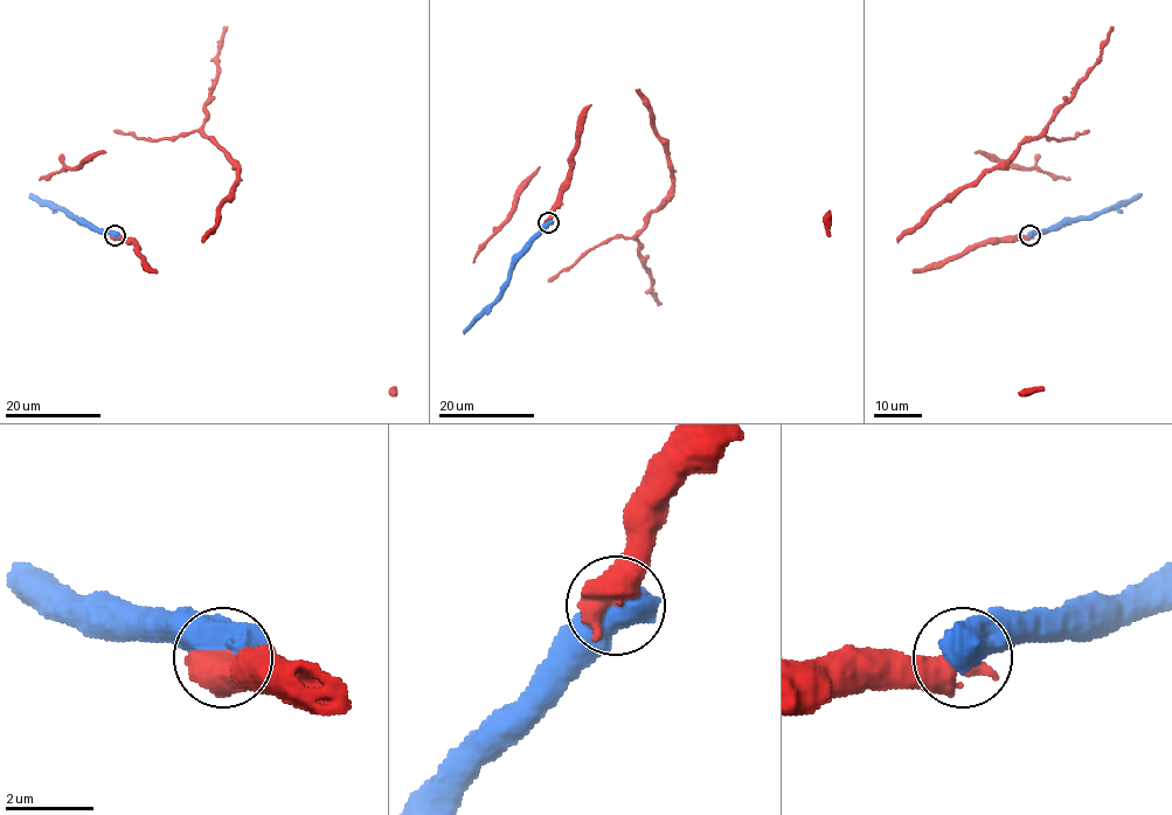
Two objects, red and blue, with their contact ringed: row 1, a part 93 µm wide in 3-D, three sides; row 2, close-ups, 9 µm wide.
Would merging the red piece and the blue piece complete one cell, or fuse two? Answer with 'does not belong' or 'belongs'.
belongs

